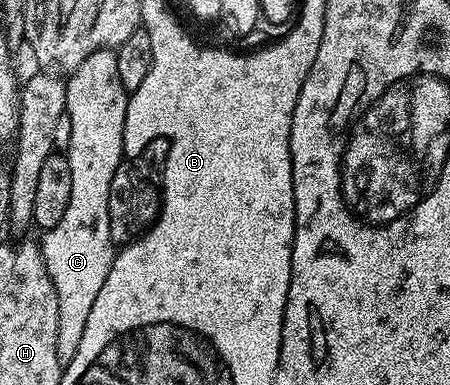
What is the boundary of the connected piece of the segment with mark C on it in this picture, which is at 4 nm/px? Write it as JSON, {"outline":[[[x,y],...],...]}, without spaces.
{"outline":[[[111,49],[94,51],[76,69],[71,70],[66,81],[66,116],[70,119],[70,147],[66,151],[70,163],[70,204],[62,215],[58,227],[47,230],[43,234],[42,252],[48,268],[50,279],[58,291],[60,300],[60,330],[58,331],[58,355],[61,362],[67,363],[76,353],[78,343],[82,339],[82,331],[86,327],[86,319],[90,315],[90,307],[102,287],[106,283],[106,275],[112,266],[114,246],[110,235],[110,179],[114,179],[114,171],[125,160],[124,156],[124,124],[126,123],[126,107],[130,94],[122,87],[122,79],[118,79],[118,63],[115,52]]]}

